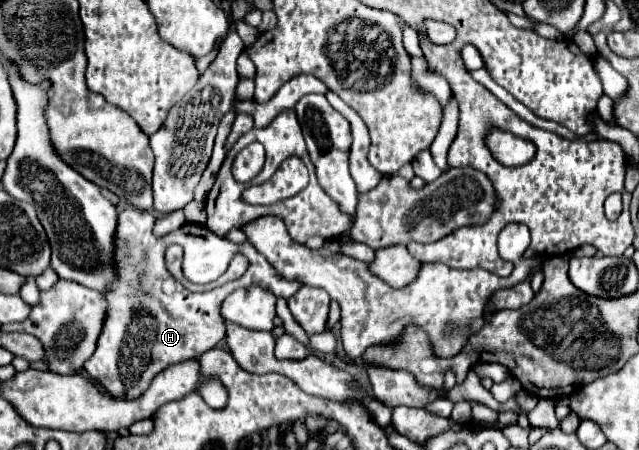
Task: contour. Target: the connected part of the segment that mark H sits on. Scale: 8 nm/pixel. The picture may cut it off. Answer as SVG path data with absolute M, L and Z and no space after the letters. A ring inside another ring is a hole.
M125 208L119 212L119 226L117 226L117 234L115 234L115 262L119 262L119 274L123 274L123 286L115 286L115 290L111 290L109 294L105 294L109 308L107 308L107 322L103 326L103 332L99 336L97 342L97 350L93 352L93 356L85 362L85 372L89 374L89 378L93 378L99 386L103 386L103 390L113 396L113 398L125 398L125 400L137 400L151 384L151 380L165 370L169 364L177 364L183 362L187 358L199 358L201 354L209 352L211 348L217 346L217 342L221 342L225 338L225 320L221 316L221 302L237 288L247 288L251 284L259 284L267 290L271 290L275 296L283 296L283 298L291 298L301 286L303 282L299 280L287 280L283 278L269 262L267 258L263 258L263 254L259 254L249 242L243 244L233 244L225 238L219 238L215 234L211 234L211 230L207 230L207 226L201 224L183 224L181 228L165 234L163 238L157 238L153 234L153 222L155 216L151 212L143 212L137 208ZM171 244L181 244L181 246L199 246L199 254L215 254L215 250L223 252L223 254L235 254L241 252L247 256L249 260L249 268L247 272L233 280L223 284L221 288L213 288L209 292L203 294L193 294L189 290L185 290L165 268L165 248Z

